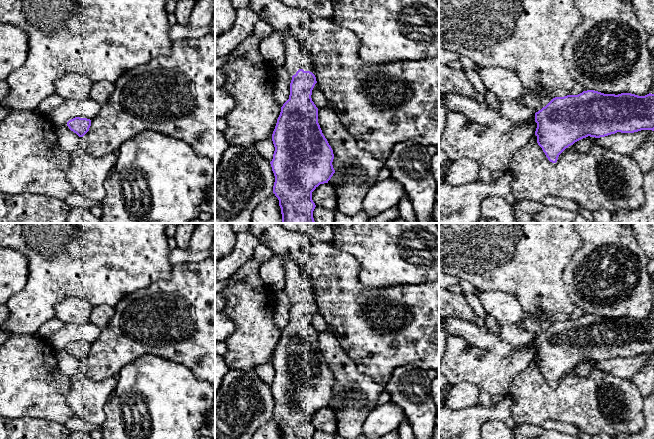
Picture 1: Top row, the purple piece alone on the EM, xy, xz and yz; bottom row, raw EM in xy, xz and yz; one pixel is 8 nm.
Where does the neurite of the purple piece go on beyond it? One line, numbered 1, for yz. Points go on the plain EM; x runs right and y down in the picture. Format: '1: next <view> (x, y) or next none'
1: next none

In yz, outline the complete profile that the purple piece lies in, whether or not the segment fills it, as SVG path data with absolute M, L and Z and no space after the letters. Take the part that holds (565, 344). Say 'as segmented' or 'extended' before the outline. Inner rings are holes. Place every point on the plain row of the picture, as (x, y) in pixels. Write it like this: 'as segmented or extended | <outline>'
as segmented | M594 314L578 319L553 322L535 337L537 367L548 384L556 387L559 379L575 366L588 360L600 362L617 356L654 355L654 318L638 320L631 317L604 318Z

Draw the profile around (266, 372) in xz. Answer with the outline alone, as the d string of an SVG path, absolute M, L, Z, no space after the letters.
M264 363L256 368L258 376L262 379L264 383L271 386L273 383L273 378L275 371L272 363Z

